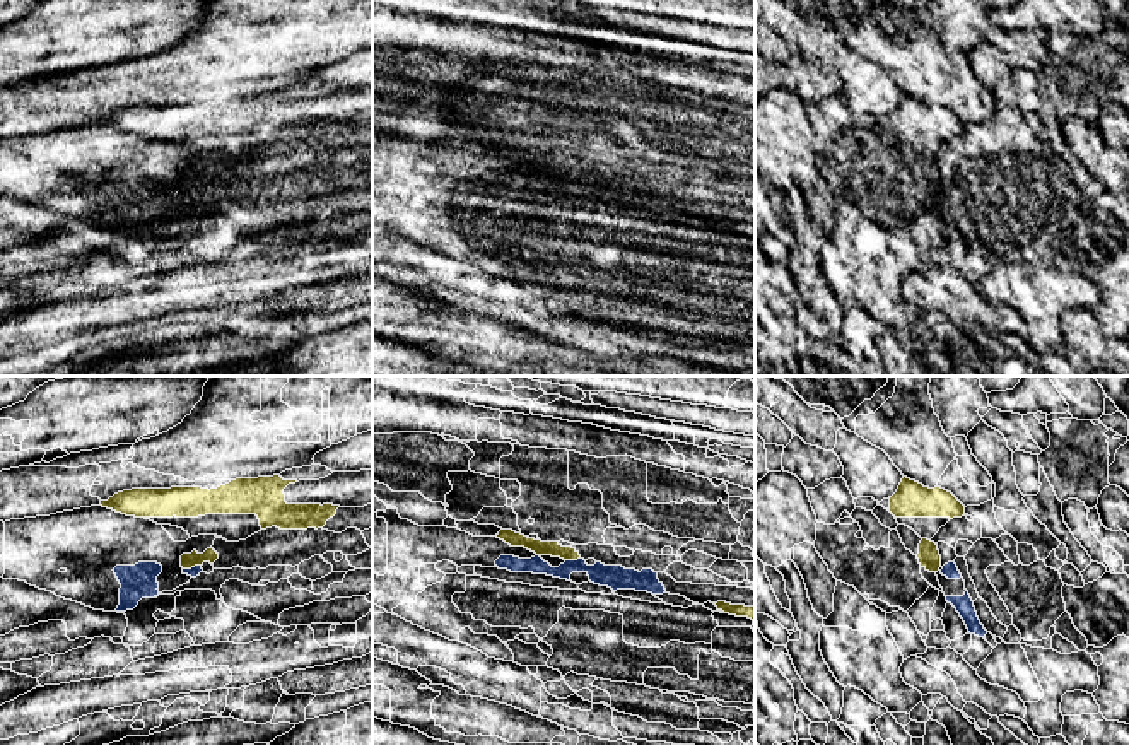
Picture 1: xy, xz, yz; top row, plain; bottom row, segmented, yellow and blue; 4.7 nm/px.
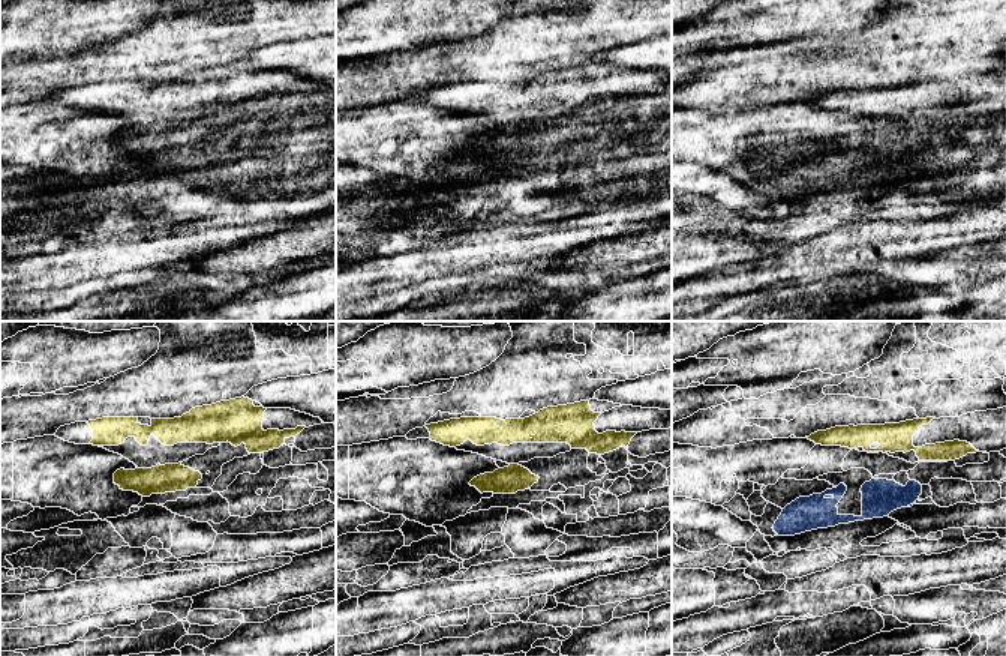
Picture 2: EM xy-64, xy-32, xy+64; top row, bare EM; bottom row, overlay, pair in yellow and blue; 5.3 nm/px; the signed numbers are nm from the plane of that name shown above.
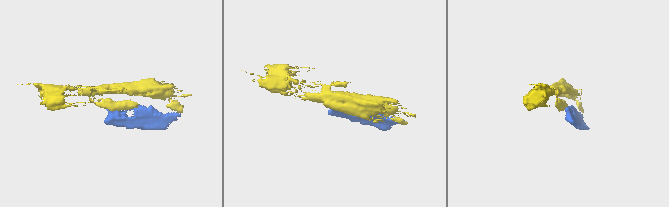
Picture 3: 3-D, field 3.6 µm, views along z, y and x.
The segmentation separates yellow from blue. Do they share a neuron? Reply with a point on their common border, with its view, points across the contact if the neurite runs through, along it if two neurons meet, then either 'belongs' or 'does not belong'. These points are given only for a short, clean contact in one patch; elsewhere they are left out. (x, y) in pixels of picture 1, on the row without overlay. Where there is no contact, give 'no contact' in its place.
meets yellow in xz at (573, 176); border along xz (579, 175), (566, 178); does not belong

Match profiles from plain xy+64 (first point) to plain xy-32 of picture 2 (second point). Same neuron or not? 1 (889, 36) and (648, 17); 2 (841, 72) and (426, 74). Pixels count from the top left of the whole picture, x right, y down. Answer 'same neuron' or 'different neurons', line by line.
1: same neuron
2: same neuron

